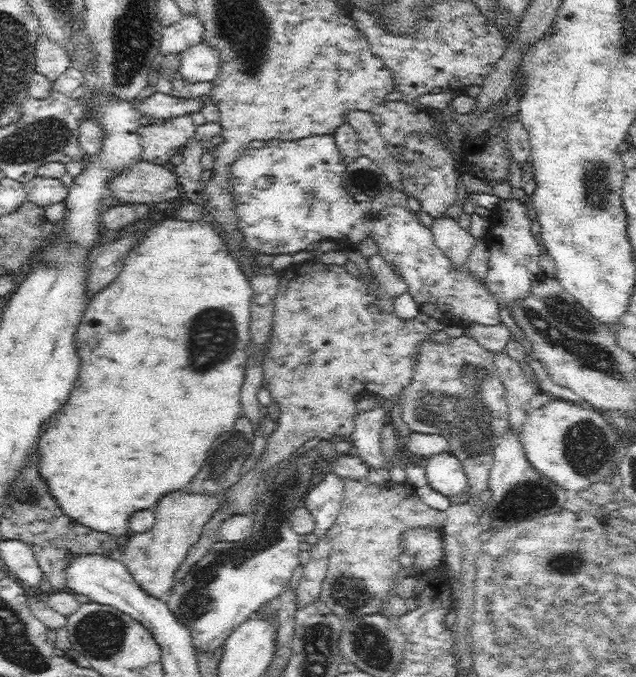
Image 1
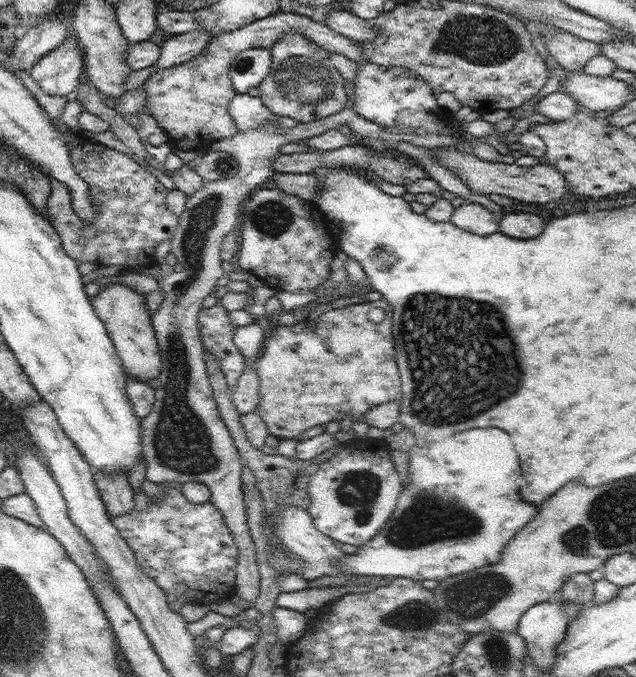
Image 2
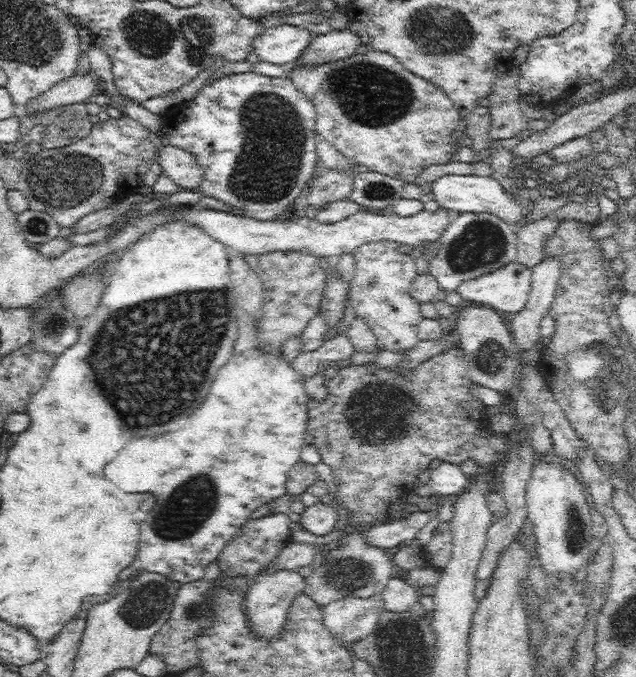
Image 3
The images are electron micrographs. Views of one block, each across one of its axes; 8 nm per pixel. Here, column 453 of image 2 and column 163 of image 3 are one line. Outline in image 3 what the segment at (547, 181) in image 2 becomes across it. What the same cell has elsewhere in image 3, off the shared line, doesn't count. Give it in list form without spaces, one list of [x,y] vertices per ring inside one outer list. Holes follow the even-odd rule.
[[[164,146],[159,150],[157,162],[163,173],[179,187],[198,187],[204,176],[204,169],[194,154],[176,146]]]

